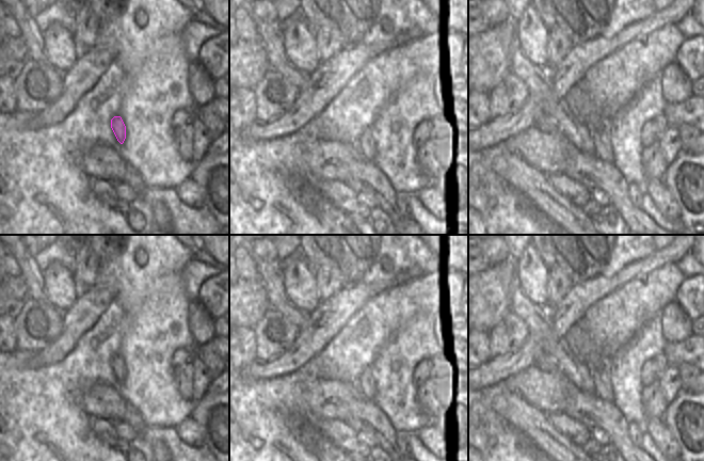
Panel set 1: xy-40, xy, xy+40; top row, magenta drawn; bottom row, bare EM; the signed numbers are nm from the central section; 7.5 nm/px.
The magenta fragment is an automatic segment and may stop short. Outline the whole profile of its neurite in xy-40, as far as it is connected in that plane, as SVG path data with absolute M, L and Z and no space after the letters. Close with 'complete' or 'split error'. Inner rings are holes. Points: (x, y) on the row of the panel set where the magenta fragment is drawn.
M114 116L111 120L111 128L117 141L123 144L126 139L126 126L121 116Z | complete

